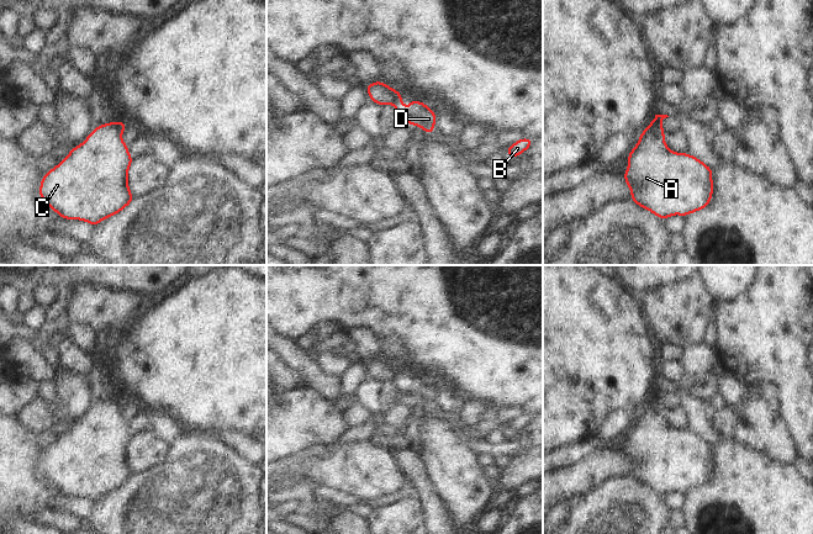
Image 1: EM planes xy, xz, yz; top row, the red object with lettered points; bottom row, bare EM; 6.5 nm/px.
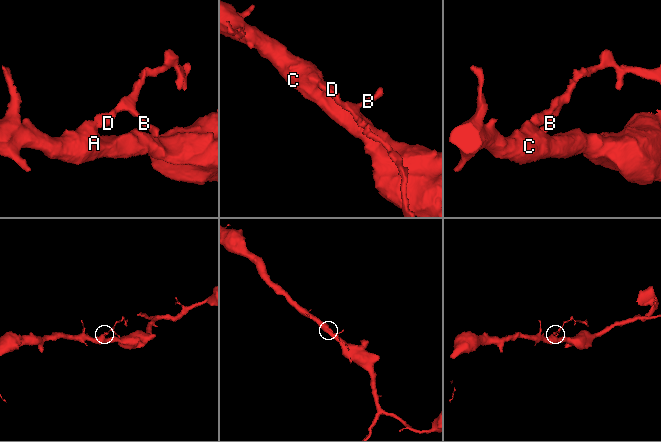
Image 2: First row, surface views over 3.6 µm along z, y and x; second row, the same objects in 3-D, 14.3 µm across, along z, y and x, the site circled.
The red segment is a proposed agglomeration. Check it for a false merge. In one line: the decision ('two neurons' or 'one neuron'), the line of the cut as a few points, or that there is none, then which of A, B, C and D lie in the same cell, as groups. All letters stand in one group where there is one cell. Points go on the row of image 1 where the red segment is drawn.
two neurons; cut in yz along (648, 126), (664, 136); A C / B D

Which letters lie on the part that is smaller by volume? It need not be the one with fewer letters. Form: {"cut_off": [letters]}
{"cut_off": ["B", "D"]}

